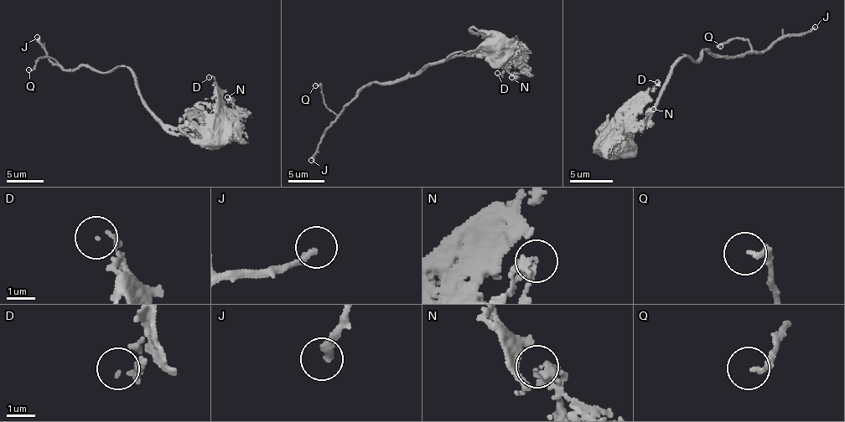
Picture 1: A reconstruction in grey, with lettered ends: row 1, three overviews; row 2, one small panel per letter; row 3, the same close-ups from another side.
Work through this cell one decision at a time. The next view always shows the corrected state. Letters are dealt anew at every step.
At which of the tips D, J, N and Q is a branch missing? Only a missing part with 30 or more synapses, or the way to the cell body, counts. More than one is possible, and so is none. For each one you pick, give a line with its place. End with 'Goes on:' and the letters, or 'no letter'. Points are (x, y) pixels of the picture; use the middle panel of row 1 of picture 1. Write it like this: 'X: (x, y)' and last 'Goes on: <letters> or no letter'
J: (311, 160)
Goes on: J

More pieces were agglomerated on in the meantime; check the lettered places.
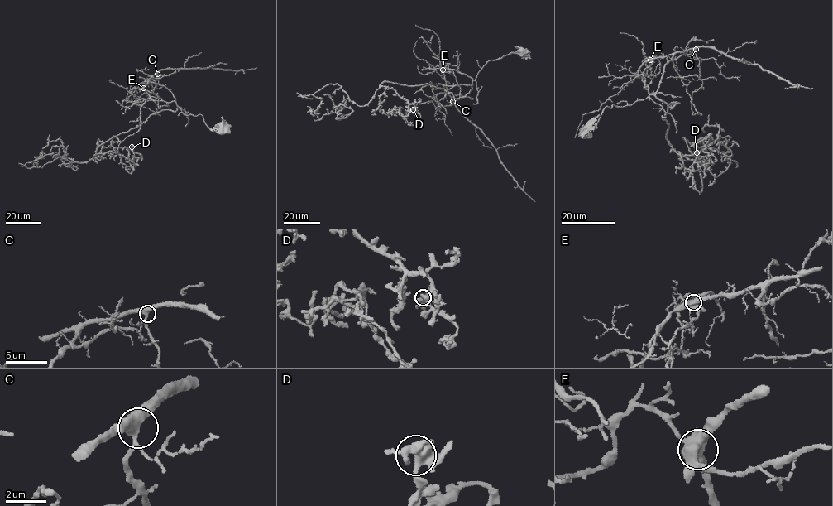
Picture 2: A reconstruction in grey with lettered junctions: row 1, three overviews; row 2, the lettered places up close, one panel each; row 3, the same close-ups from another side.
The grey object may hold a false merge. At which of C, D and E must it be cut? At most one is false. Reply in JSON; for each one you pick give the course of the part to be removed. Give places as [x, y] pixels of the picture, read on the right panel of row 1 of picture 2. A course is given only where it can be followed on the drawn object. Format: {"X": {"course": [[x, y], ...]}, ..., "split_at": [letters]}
{"E": {"course": [[650, 59], [704, 46], [758, 64], [793, 84], [813, 88]]}, "split_at": ["E"]}

